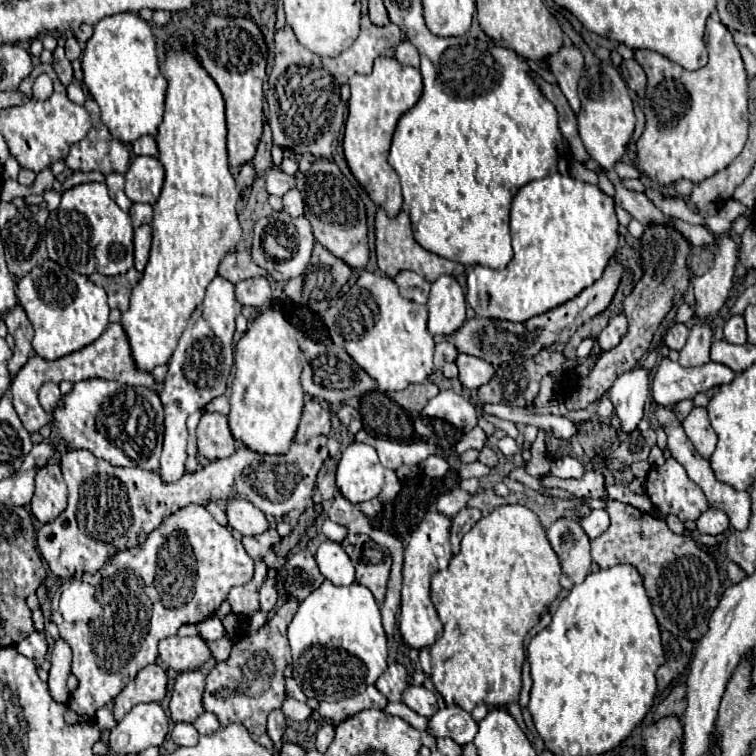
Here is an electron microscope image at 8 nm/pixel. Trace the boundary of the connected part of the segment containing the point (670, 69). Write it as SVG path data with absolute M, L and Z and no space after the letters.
M717 15L707 19L705 45L709 63L697 71L687 71L655 51L635 51L637 63L647 73L643 97L647 123L637 141L637 165L659 187L671 187L679 179L697 185L713 177L741 153L747 141L747 75L731 31Z

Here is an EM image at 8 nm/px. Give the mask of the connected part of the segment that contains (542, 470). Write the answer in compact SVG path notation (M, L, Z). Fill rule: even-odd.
M539 429L537 435L537 441L531 445L531 461L525 463L525 471L531 475L531 477L543 477L549 473L551 469L551 459L547 455L547 449L545 449L545 439L546 432L542 429Z

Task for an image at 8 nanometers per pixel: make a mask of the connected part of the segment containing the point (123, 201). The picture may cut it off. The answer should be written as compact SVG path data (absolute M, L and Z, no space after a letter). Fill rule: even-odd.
M107 173L107 175L105 175L105 183L107 183L107 189L109 189L111 199L113 199L113 201L123 209L123 211L129 211L131 201L129 201L127 195L123 193L125 177L123 177L121 173Z

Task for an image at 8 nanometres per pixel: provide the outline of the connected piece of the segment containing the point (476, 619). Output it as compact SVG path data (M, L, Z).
M503 505L497 507L495 511L491 511L487 517L483 517L467 535L463 535L461 539L461 551L457 555L451 557L447 571L439 571L433 575L431 579L431 601L439 613L439 619L443 623L443 635L431 645L431 679L435 689L441 693L441 697L445 699L447 705L457 705L465 711L473 711L479 703L491 705L491 707L499 707L499 705L507 705L507 703L515 703L519 701L519 691L521 691L521 667L523 667L523 639L525 635L539 623L541 613L555 601L555 597L561 591L559 585L559 575L561 575L561 567L559 567L559 559L555 555L555 551L551 549L551 545L547 543L545 531L537 519L537 515L533 511L529 511L523 505Z

